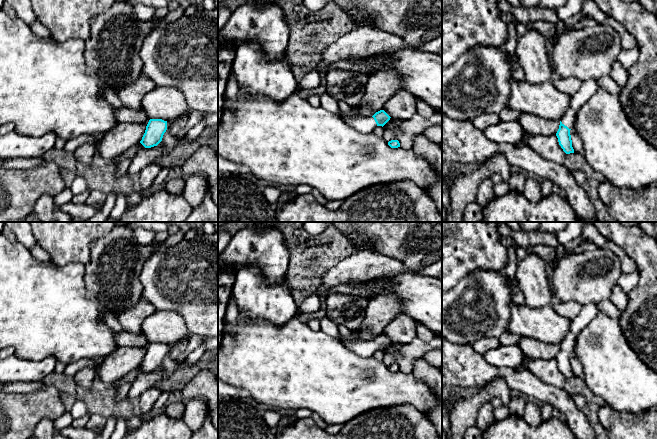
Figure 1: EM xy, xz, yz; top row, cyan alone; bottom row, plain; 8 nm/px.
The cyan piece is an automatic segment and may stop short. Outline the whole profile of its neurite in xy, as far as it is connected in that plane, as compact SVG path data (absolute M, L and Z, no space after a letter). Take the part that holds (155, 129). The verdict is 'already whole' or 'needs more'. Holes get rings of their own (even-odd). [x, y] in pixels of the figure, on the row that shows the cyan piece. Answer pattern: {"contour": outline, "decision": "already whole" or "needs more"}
{"contour": "M127 106L115 109L115 116L118 122L146 123L146 130L140 143L145 148L157 146L167 130L167 121L162 119L149 119L142 108L133 110Z", "decision": "needs more"}

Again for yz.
{"contour": "M589 79L583 81L580 89L571 96L569 106L564 116L560 119L559 129L556 133L559 145L566 154L574 153L570 130L575 126L577 114L598 88L597 81Z", "decision": "needs more"}

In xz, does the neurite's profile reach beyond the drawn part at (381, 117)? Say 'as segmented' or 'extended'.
extended

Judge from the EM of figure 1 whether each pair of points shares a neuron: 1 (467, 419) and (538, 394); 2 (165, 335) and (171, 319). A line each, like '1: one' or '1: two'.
1: two
2: one

